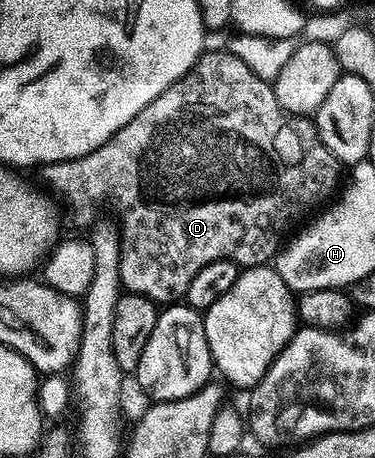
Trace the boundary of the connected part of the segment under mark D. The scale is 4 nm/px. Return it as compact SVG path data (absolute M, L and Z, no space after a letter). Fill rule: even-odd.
M206 51L180 80L160 95L156 95L156 99L152 99L152 103L148 103L148 107L144 107L140 115L124 123L124 127L120 127L120 131L116 131L116 135L112 135L103 145L96 147L96 151L76 160L57 161L51 165L41 166L40 173L43 183L56 196L63 197L78 218L90 218L94 209L100 205L107 205L118 216L116 234L119 241L121 286L129 294L138 294L159 306L169 307L185 298L192 279L196 279L197 273L203 267L208 267L208 263L234 261L240 267L249 267L273 262L279 250L283 248L284 242L291 236L290 228L293 225L301 226L317 205L325 206L331 200L329 197L333 195L334 188L338 185L338 169L340 170L340 163L332 155L332 151L324 147L318 134L318 126L309 116L289 113L287 109L280 107L271 82L260 79L260 75L256 75L246 63L240 63L240 59L236 59L229 51L222 53Z

